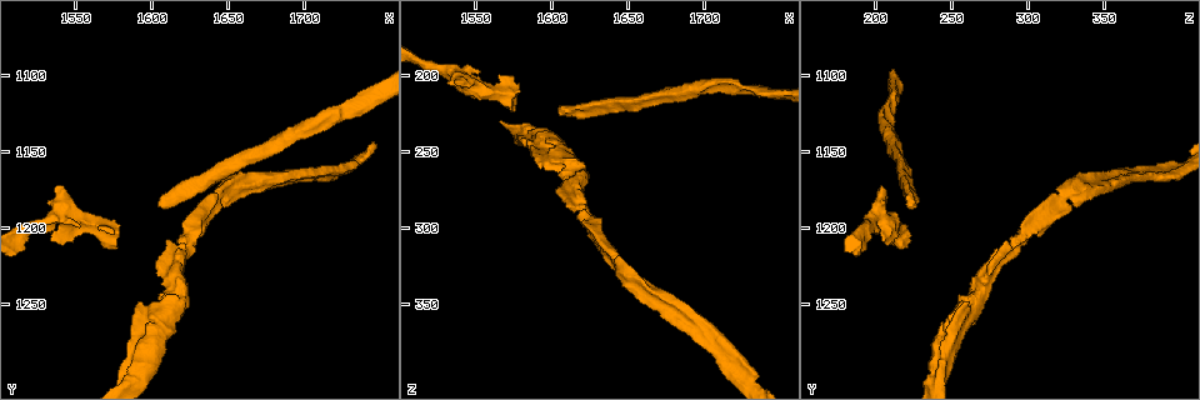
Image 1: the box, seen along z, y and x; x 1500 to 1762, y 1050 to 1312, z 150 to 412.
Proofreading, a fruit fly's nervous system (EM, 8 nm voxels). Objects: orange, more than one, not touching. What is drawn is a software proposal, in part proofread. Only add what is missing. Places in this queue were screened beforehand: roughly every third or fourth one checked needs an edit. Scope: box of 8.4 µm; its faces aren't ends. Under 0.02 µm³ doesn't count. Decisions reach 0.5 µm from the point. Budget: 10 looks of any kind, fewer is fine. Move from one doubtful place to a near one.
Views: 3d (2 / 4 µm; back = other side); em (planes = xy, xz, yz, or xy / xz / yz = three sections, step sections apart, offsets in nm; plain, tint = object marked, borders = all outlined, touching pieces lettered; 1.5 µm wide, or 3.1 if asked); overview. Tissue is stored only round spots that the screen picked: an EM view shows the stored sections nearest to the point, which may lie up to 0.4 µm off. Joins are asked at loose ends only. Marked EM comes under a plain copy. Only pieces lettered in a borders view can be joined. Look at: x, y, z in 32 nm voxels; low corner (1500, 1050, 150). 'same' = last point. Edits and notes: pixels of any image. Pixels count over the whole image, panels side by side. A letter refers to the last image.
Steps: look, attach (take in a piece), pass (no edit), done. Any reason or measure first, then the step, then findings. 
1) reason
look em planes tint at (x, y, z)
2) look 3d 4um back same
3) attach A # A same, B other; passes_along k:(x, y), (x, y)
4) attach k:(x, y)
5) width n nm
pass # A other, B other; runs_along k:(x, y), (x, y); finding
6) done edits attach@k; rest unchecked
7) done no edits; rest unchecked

branch stops here
look 3d 4um at (1590, 1248, 260)

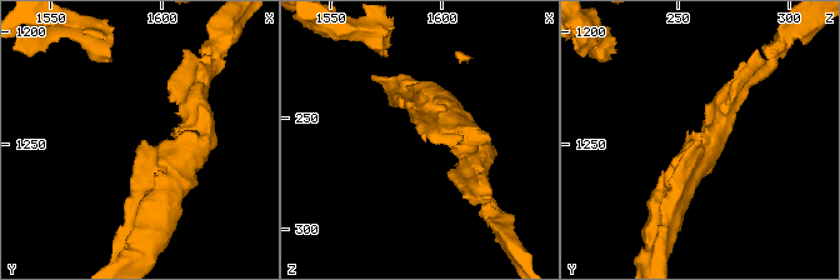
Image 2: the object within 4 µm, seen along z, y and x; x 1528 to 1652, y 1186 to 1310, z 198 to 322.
look em planes borders at (1593, 1249, 259)

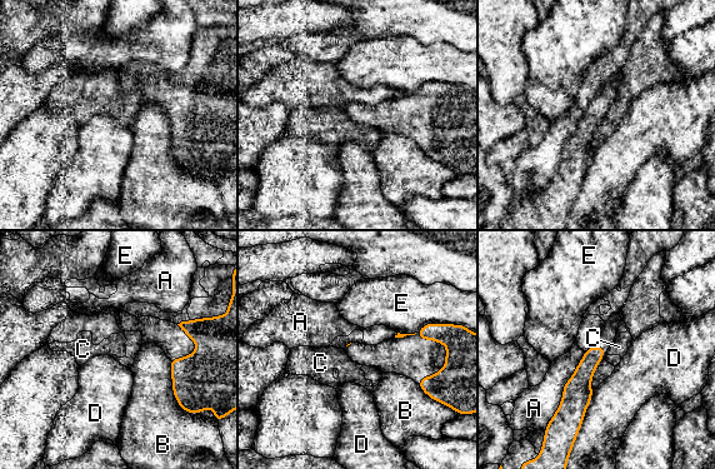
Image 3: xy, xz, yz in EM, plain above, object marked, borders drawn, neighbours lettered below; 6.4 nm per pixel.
pass # A other, B other, C other, D other, E other; runs_along 3:(601, 349), (580, 379), (571, 420); none of them fits

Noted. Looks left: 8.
free end
look em xz step 8 borders at (1604, 1186, 222)

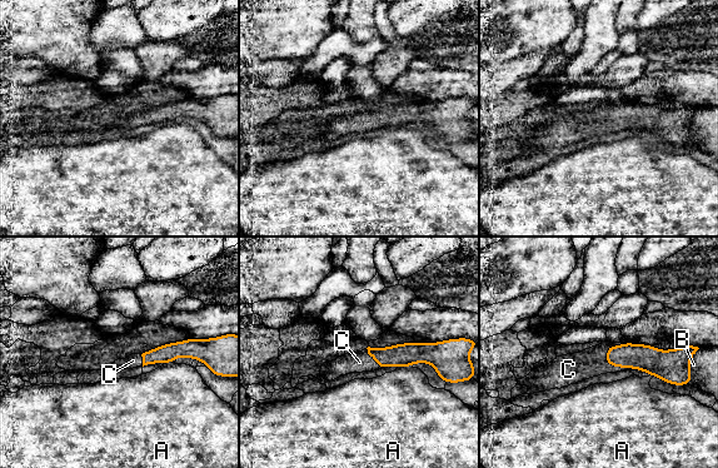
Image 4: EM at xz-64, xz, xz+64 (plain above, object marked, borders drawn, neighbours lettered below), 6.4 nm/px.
attach C # A other, B other, C same; passes_along 4:(641, 357), (614, 366), (589, 363); the neuron continues

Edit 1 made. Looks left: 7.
look overview

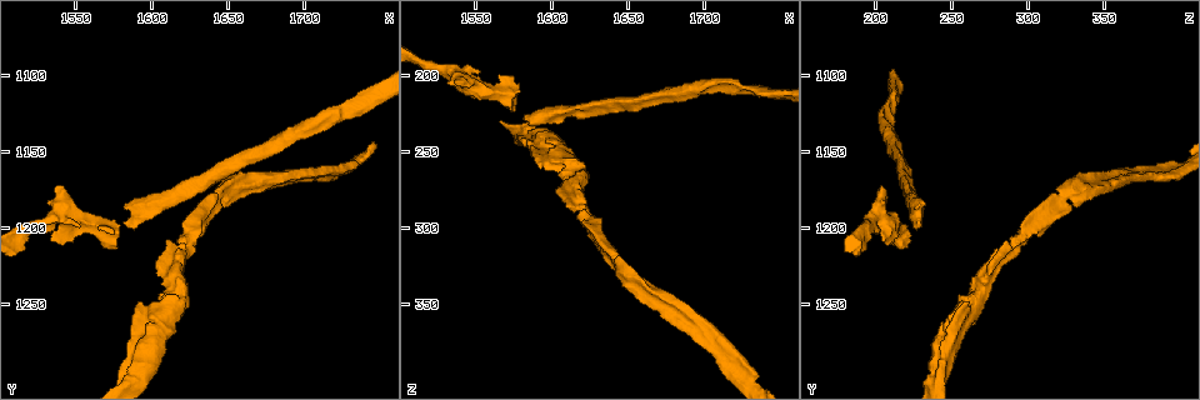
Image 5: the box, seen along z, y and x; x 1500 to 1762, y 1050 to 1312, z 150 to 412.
branch stops here
look 3d 2um back at (1640, 1188, 328)

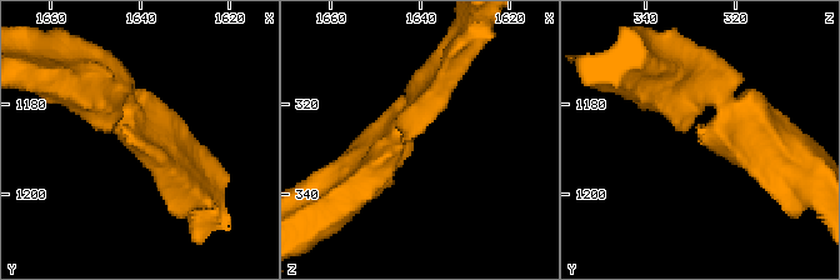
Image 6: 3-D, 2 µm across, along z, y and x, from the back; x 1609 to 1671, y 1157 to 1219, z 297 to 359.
look em planes borders at (1641, 1188, 327)

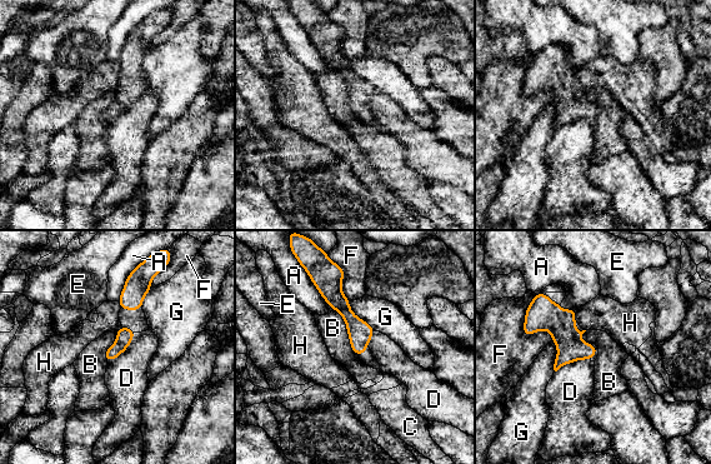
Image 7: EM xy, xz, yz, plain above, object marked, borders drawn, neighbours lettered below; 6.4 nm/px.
longest_contact B 380 nm
pass # A other, B other, C other, D other, E other, F other, G other, H other; none of them fits

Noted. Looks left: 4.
look 3d 4um at (1538, 1174, 204)

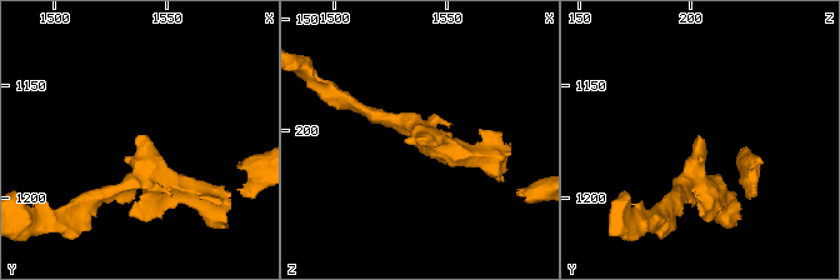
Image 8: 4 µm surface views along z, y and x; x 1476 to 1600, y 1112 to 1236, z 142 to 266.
look em planes borders at (1536, 1174, 204)

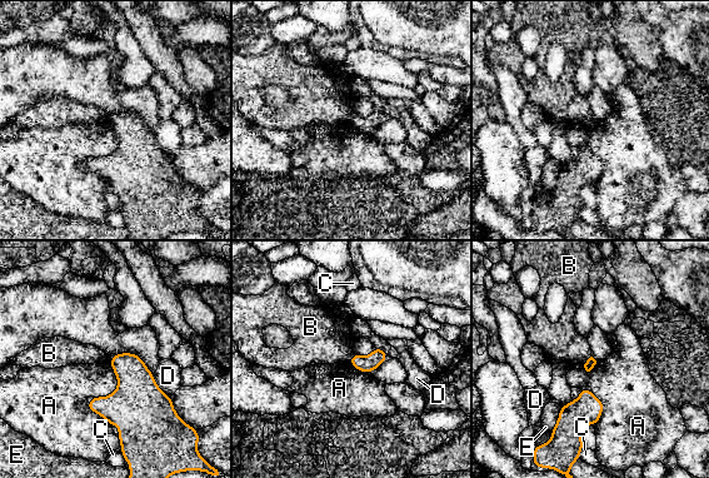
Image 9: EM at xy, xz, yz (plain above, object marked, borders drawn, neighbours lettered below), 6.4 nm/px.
longest_contact A 400 nm
pass # A other, B other, C other, D other, E other; none of them fits

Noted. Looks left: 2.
done edits attach@4; rest unchecked

